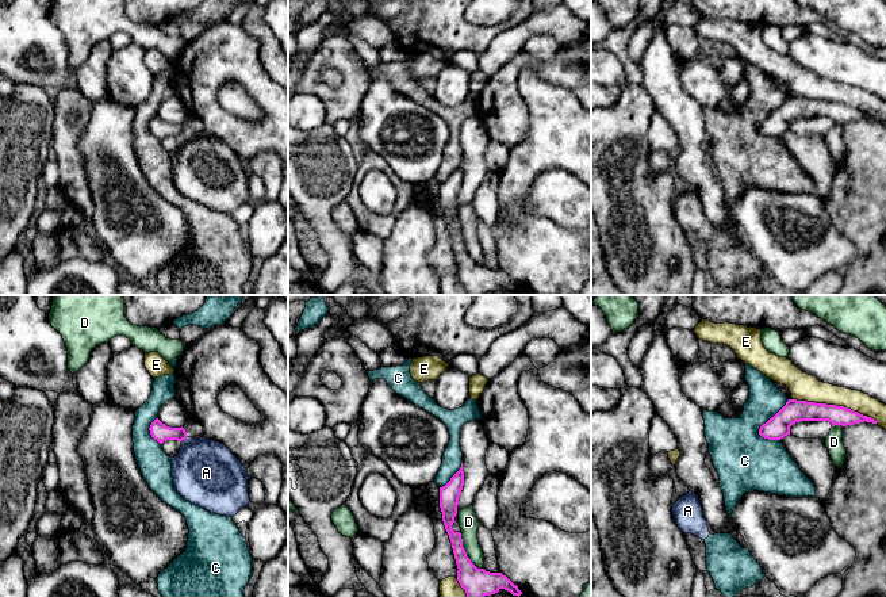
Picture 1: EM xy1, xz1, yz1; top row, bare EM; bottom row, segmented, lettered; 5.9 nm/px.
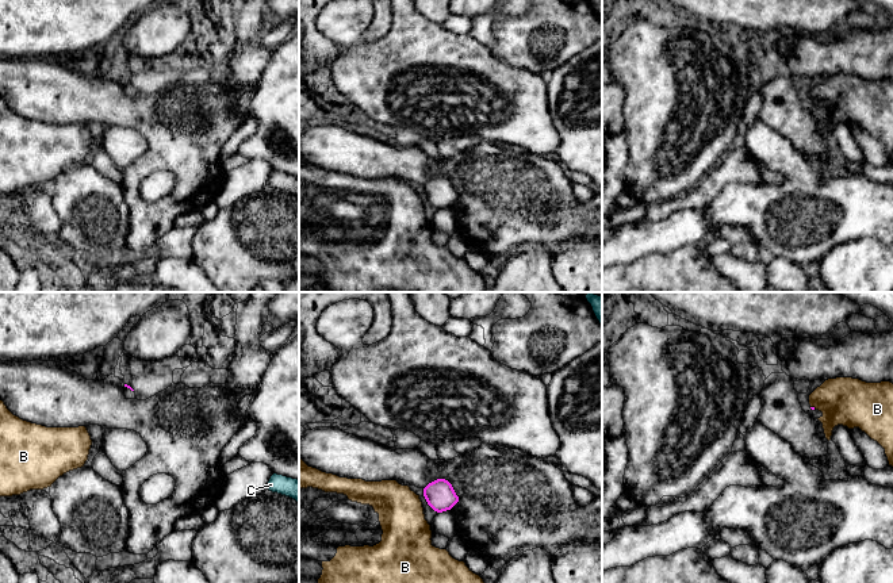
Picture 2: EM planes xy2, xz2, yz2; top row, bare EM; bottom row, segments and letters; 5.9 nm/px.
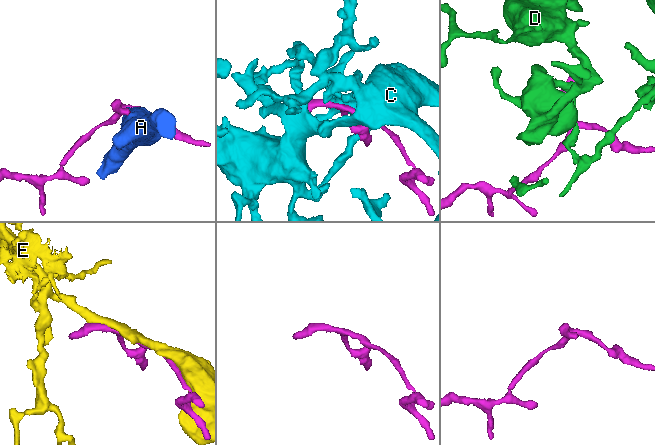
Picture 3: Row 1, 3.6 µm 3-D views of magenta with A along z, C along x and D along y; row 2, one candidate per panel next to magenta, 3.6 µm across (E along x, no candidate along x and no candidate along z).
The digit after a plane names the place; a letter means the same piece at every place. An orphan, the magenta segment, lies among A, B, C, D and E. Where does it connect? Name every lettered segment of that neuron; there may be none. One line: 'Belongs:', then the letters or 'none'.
Belongs: none

